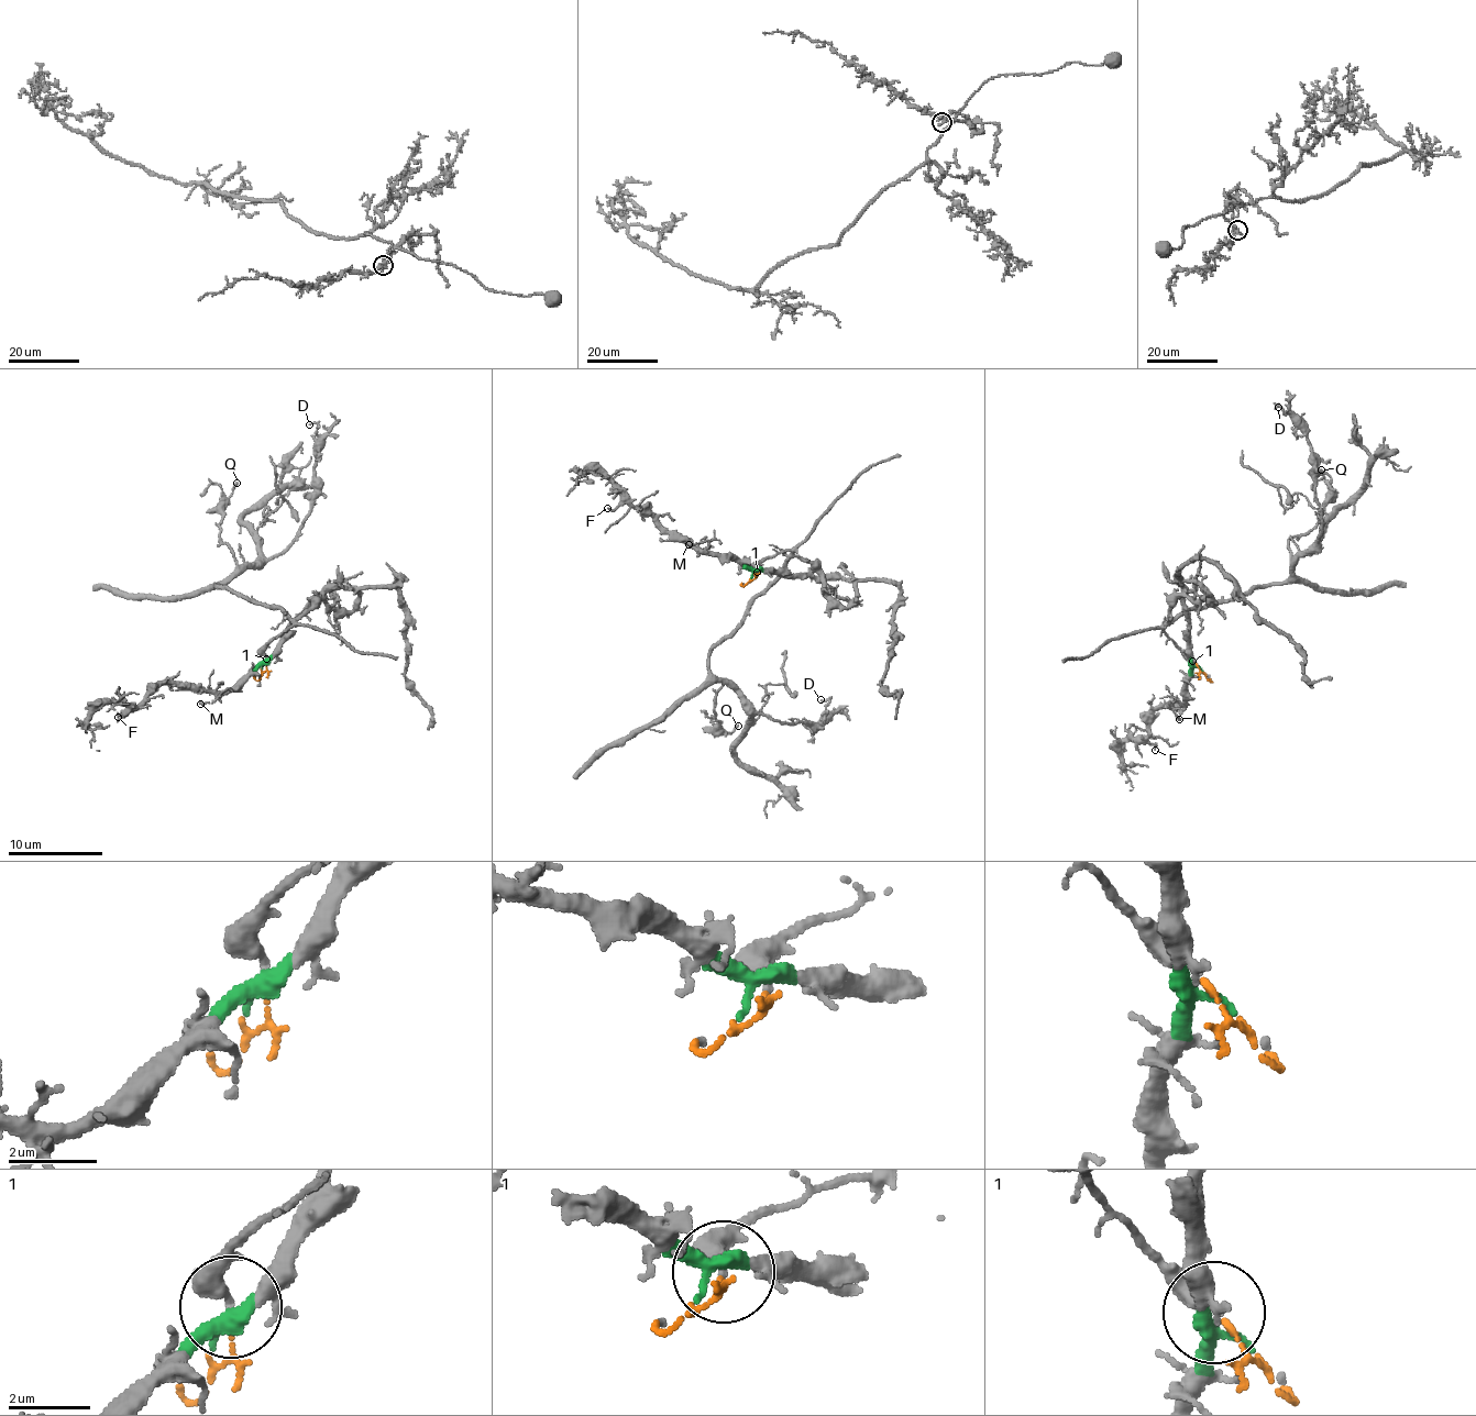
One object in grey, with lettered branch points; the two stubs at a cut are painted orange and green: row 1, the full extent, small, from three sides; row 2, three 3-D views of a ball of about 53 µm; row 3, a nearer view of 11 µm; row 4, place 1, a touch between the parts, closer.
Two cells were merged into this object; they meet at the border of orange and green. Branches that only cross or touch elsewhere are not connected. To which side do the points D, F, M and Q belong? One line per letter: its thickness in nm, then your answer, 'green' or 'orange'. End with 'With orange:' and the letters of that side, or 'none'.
D: calibre 50 nm; orange
F: calibre 130 nm; green
M: calibre 150 nm; green
Q: calibre 130 nm; orange
With orange: D, Q

